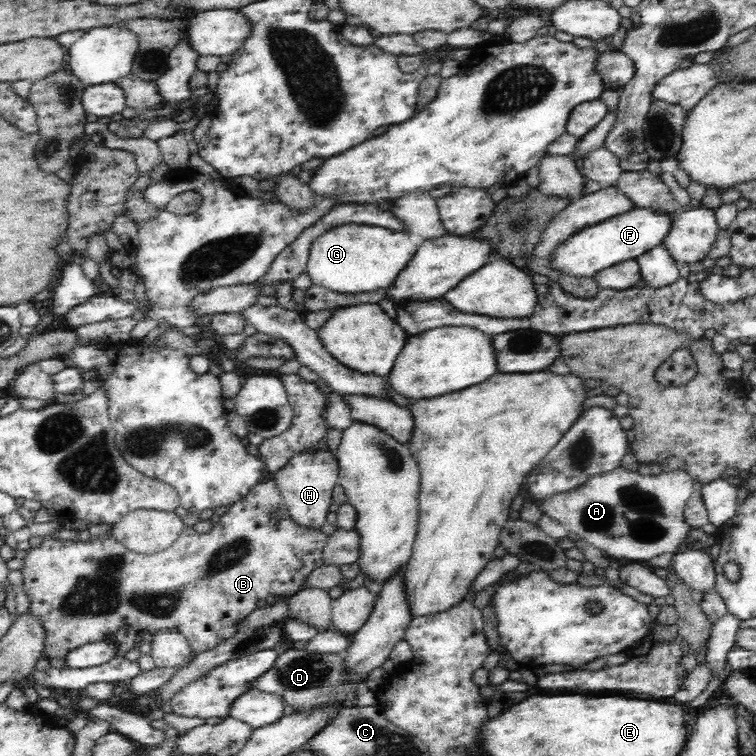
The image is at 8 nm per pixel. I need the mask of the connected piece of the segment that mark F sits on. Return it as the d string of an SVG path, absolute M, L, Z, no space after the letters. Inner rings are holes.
M630 208L628 212L619 213L608 220L593 224L588 228L579 230L569 239L562 241L551 254L551 268L558 270L562 275L574 277L594 277L600 270L610 268L630 259L636 259L654 248L657 244L663 243L670 227L673 226L674 214L661 212L656 208Z

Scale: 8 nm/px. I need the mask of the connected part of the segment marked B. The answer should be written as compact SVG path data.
M266 480L266 482L260 482L256 484L247 496L244 496L242 500L237 501L229 507L228 512L220 518L218 523L214 523L214 526L210 529L210 532L199 533L196 532L193 527L184 527L180 532L178 540L174 542L168 549L160 550L158 553L142 554L130 552L129 549L118 543L112 534L107 538L103 538L99 535L98 530L93 530L93 536L89 542L70 542L66 540L55 540L54 538L46 538L44 542L38 546L38 548L30 548L26 552L24 558L24 565L20 572L22 572L23 583L20 585L20 589L26 592L26 596L30 599L29 612L34 614L34 617L38 618L38 621L42 622L42 627L46 629L45 636L45 653L47 658L66 658L73 650L83 647L85 644L98 642L99 640L107 639L109 636L129 626L136 631L148 630L150 634L154 635L162 628L172 628L182 633L185 636L192 647L193 652L206 652L216 648L220 642L232 638L237 630L237 625L250 615L250 612L257 610L255 603L258 600L264 600L267 596L278 596L280 594L287 594L291 596L304 590L304 582L308 578L308 574L315 568L324 565L323 553L327 544L329 536L324 534L320 528L310 528L302 524L296 524L288 511L286 511L286 505L282 501L282 495L278 486L274 480Z

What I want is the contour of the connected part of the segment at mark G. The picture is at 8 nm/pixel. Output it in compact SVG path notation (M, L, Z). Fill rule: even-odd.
M342 224L327 229L314 238L308 254L307 274L310 276L313 285L326 287L340 294L362 294L380 290L393 284L401 270L412 260L418 244L410 238L408 232L394 232L383 226L368 224Z

